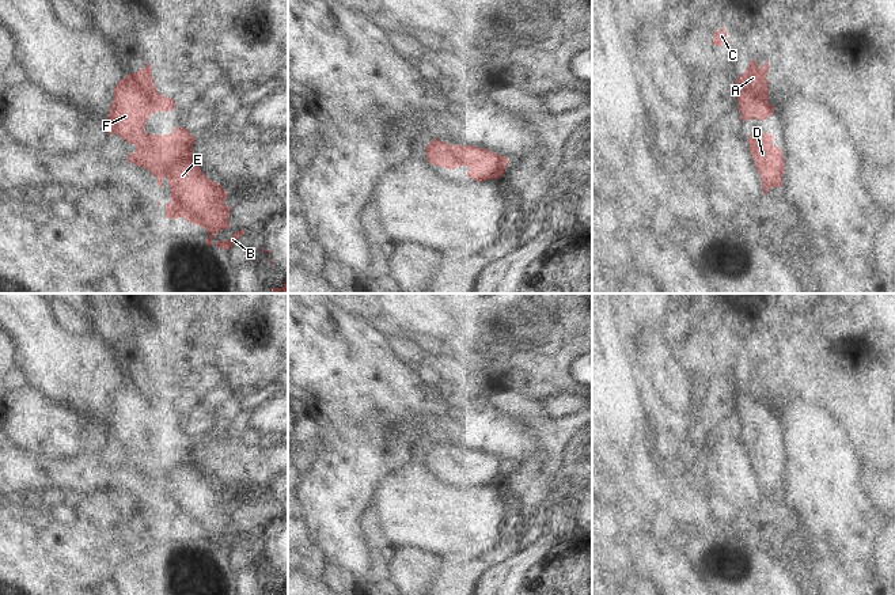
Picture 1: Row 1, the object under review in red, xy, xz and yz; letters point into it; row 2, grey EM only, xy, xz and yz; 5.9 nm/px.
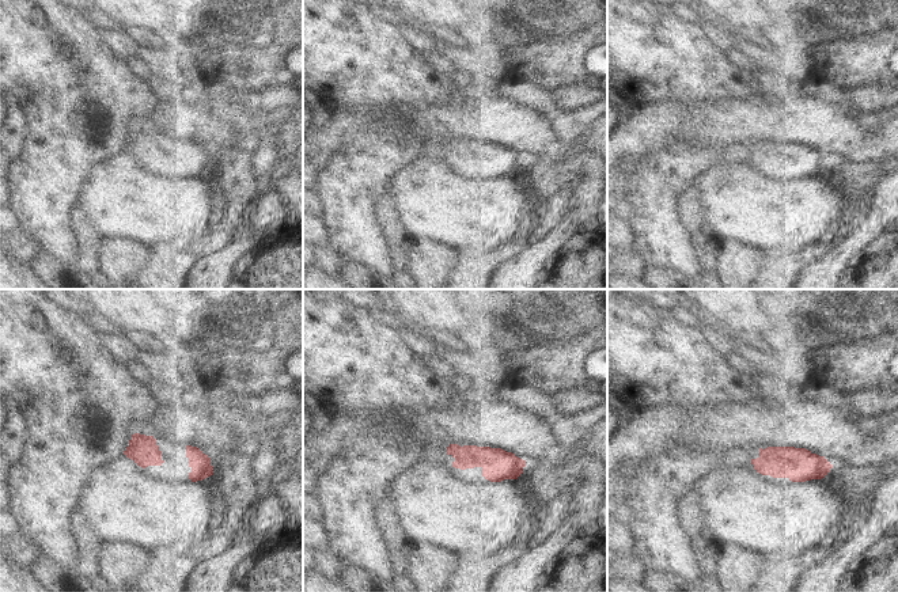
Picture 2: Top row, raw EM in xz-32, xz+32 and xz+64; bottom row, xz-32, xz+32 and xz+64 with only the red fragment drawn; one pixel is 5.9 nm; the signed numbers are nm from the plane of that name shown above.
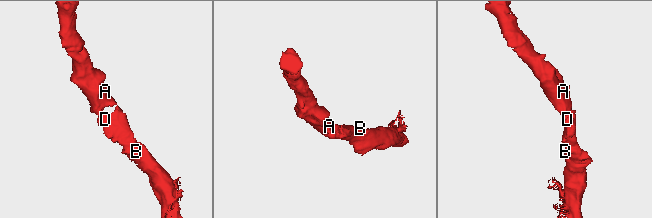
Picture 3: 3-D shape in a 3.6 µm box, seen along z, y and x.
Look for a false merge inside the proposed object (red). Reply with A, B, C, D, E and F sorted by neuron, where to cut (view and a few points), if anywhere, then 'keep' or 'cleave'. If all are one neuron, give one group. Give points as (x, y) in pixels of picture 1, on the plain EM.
A B C D E F | no cut | keep

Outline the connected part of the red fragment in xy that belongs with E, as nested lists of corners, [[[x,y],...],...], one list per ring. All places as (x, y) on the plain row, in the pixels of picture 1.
[[[151,368],[134,378],[128,378],[125,383],[117,386],[113,393],[113,406],[109,414],[109,439],[118,439],[128,448],[134,448],[136,455],[128,459],[128,466],[139,471],[147,473],[158,482],[158,490],[163,490],[163,484],[168,484],[171,493],[170,507],[164,509],[164,520],[168,523],[179,523],[201,530],[208,535],[206,550],[212,550],[212,542],[220,534],[230,530],[228,520],[231,509],[223,507],[227,501],[225,494],[216,486],[208,484],[200,471],[193,466],[193,448],[196,441],[190,439],[185,431],[174,432],[170,439],[147,439],[144,436],[145,427],[152,417],[172,416],[175,406],[167,401],[162,401],[153,390],[151,379]]]

